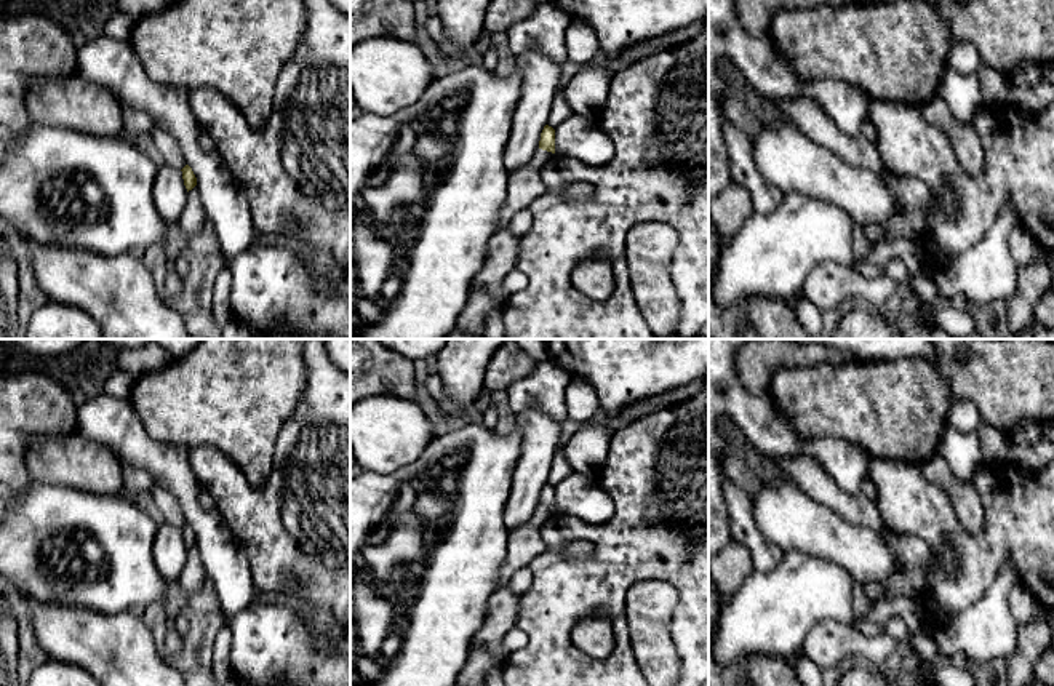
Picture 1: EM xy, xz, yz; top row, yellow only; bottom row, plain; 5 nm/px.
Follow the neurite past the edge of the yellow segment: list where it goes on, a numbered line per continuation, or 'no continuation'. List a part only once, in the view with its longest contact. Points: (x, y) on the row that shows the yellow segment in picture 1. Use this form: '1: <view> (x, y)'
1: xz (523, 184)

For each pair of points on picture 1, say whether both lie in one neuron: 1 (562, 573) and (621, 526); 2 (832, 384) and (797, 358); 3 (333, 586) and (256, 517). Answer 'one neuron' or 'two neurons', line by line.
1: one neuron
2: two neurons
3: one neuron

